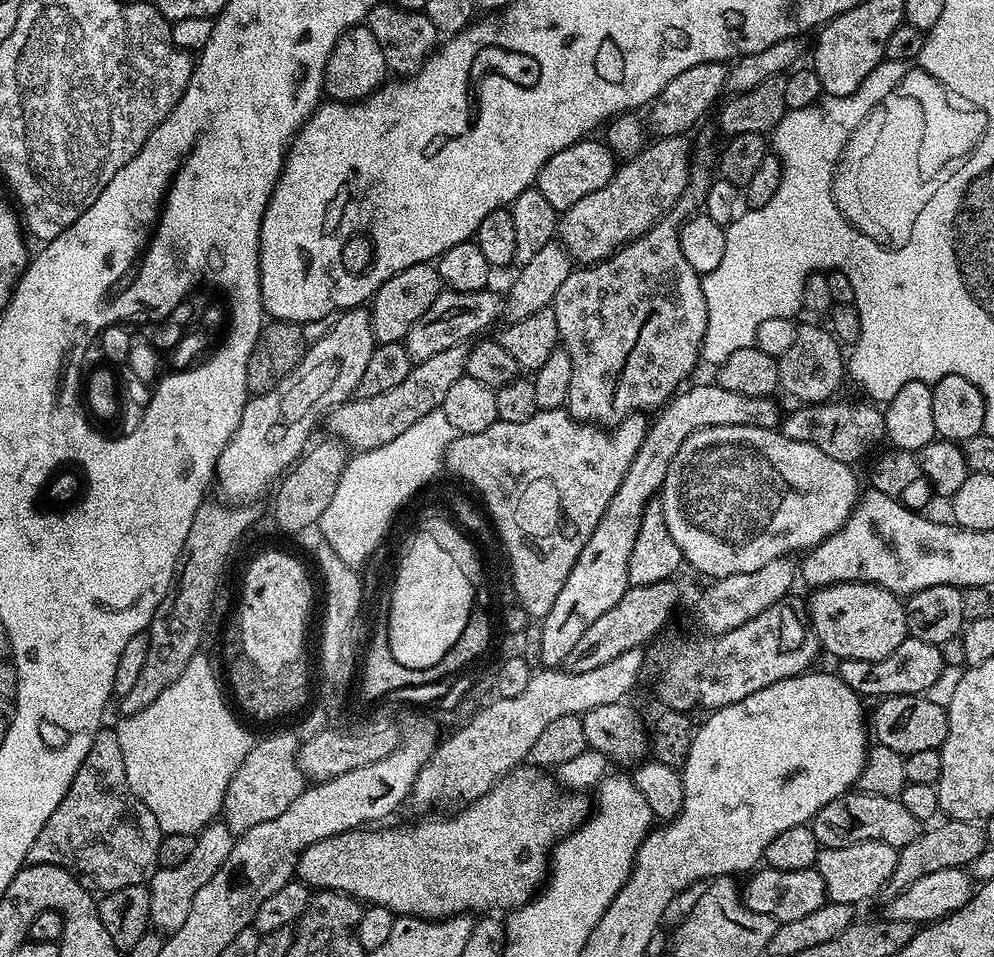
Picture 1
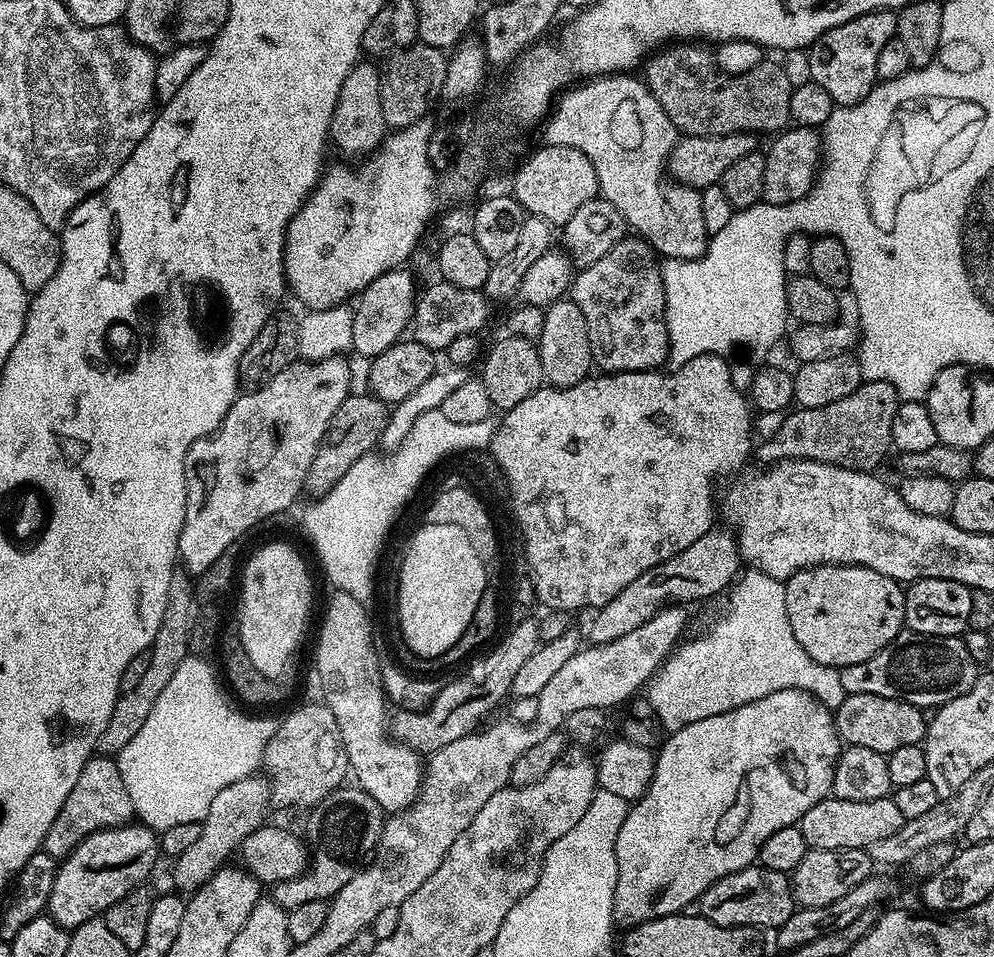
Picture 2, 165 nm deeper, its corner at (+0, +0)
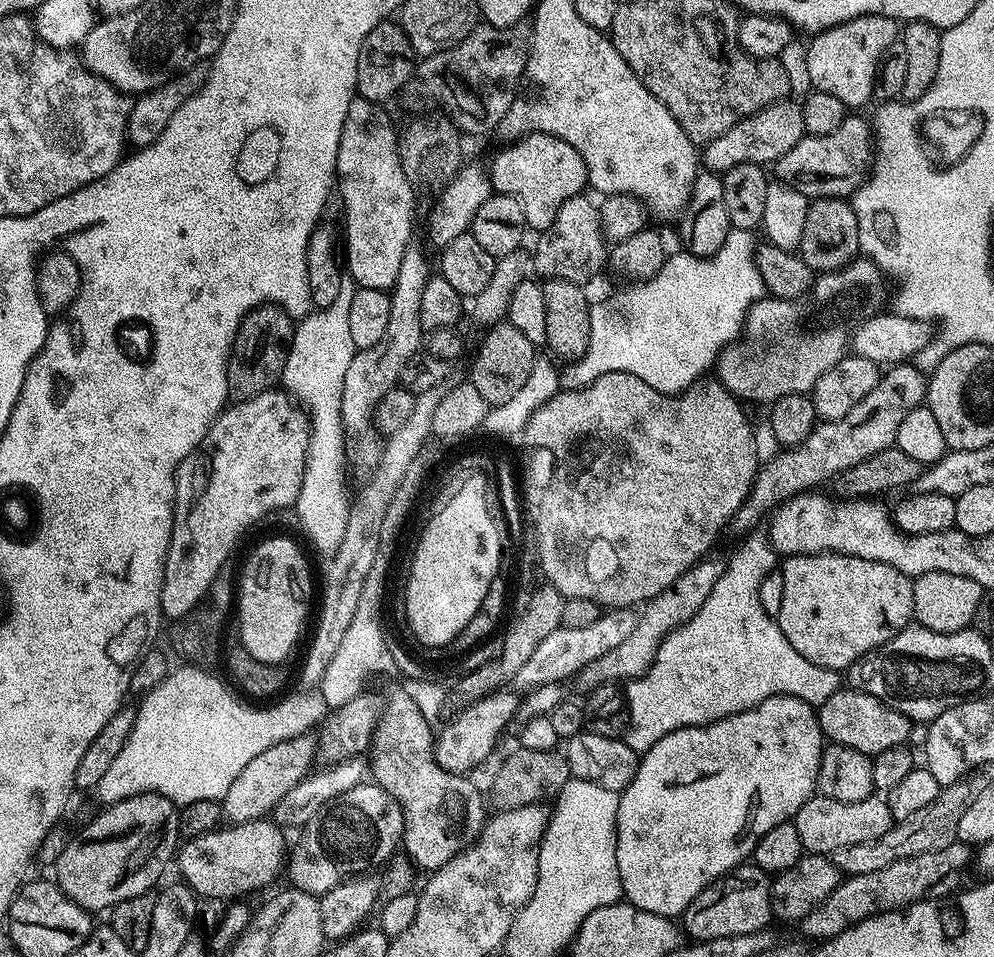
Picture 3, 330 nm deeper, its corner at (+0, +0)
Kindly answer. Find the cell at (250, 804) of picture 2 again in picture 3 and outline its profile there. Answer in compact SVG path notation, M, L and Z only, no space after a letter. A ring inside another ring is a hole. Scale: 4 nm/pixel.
M309 735L295 736L286 742L278 742L270 746L270 750L262 750L257 754L234 778L230 790L226 790L222 801L222 816L229 825L250 822L251 820L263 820L275 809L277 804L302 782L305 776L313 771L312 752L314 756L314 742Z

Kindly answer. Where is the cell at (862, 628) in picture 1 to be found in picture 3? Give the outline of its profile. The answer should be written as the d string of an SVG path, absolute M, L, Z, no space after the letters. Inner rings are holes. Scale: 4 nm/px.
M825 550L819 554L807 556L789 556L779 565L778 577L780 576L780 609L775 609L774 619L780 625L782 634L786 634L786 642L806 658L806 662L814 662L814 666L823 668L835 668L846 670L855 660L862 658L870 650L882 646L890 638L894 638L903 628L913 623L912 607L914 606L914 590L912 589L913 577L907 572L898 570L896 565L886 562L874 562L867 556L847 556L839 550Z

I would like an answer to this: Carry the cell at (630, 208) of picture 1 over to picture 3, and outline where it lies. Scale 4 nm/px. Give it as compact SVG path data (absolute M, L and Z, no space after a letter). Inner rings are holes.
M781 102L766 106L762 110L758 110L758 114L742 118L742 122L730 126L730 130L726 130L726 134L718 134L718 138L703 145L703 167L709 172L722 174L739 164L775 165L776 161L782 158L782 154L786 154L786 150L796 146L806 134L802 126L800 104L788 103Z

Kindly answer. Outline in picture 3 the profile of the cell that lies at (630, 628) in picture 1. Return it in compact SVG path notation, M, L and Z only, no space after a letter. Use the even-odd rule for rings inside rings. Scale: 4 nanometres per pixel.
M905 362L889 367L881 375L878 386L874 386L874 390L870 390L870 394L866 394L866 398L862 398L862 402L858 402L858 406L850 410L850 414L837 420L817 423L801 444L785 447L765 464L763 461L757 467L756 477L744 504L736 511L734 528L740 534L753 531L759 525L756 523L760 516L767 517L773 510L781 507L785 500L819 489L819 484L824 484L827 480L828 483L835 481L839 472L850 470L858 466L858 462L866 462L866 458L893 447L902 418L906 418L910 410L921 407L926 400L925 377L919 367L911 366L911 363Z

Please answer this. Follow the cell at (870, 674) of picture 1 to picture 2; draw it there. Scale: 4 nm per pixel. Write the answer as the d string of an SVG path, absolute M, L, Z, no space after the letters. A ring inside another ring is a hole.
M901 630L889 644L878 650L878 654L866 658L866 662L854 662L854 666L846 666L842 669L842 675L847 695L878 694L878 698L894 698L910 702L921 710L935 710L941 704L970 691L978 675L978 665L974 658L970 658L970 653L960 636L923 636L917 632Z

